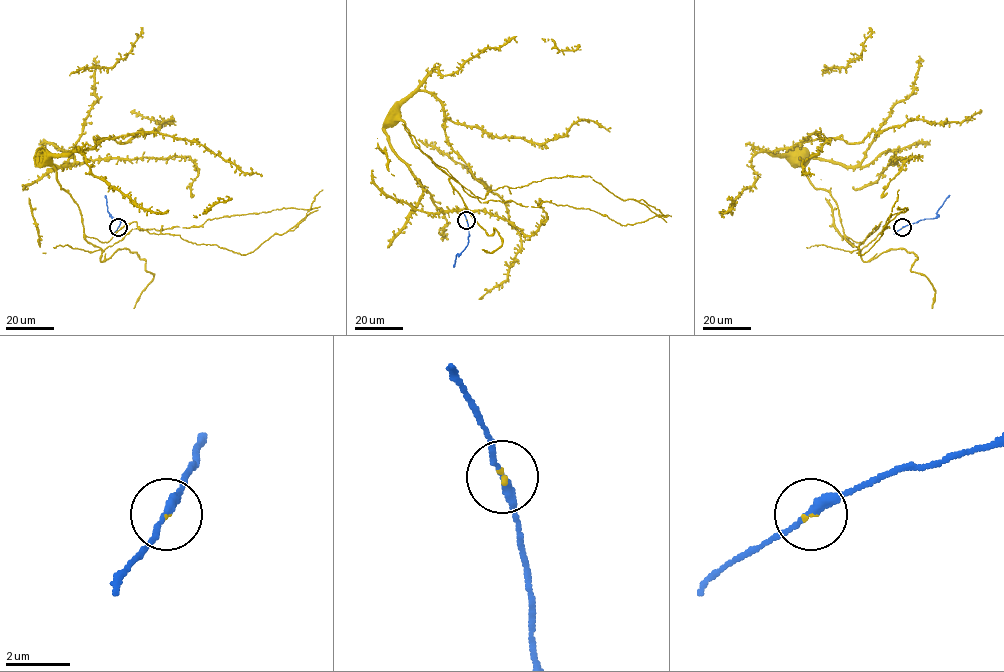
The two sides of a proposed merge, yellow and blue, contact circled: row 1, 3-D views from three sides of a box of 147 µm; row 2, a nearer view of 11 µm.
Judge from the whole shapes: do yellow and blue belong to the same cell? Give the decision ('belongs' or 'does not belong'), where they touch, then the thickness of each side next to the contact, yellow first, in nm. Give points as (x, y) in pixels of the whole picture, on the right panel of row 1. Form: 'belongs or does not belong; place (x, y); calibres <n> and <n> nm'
belongs; place (902, 227); calibres 80 and 240 nm

